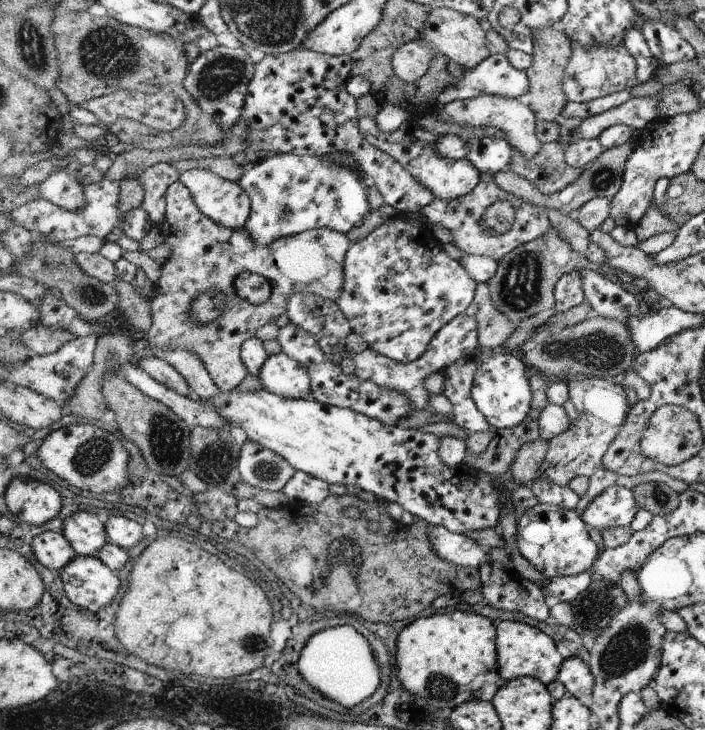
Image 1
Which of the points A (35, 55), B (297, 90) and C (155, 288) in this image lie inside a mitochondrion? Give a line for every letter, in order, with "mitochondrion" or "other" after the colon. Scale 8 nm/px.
A: mitochondrion
B: other
C: other

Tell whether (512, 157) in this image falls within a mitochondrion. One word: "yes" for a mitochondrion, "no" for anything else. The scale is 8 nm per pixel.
no

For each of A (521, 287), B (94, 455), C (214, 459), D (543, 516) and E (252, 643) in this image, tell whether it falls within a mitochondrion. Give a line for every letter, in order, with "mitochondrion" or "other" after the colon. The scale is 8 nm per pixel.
A: mitochondrion
B: mitochondrion
C: mitochondrion
D: other
E: mitochondrion

